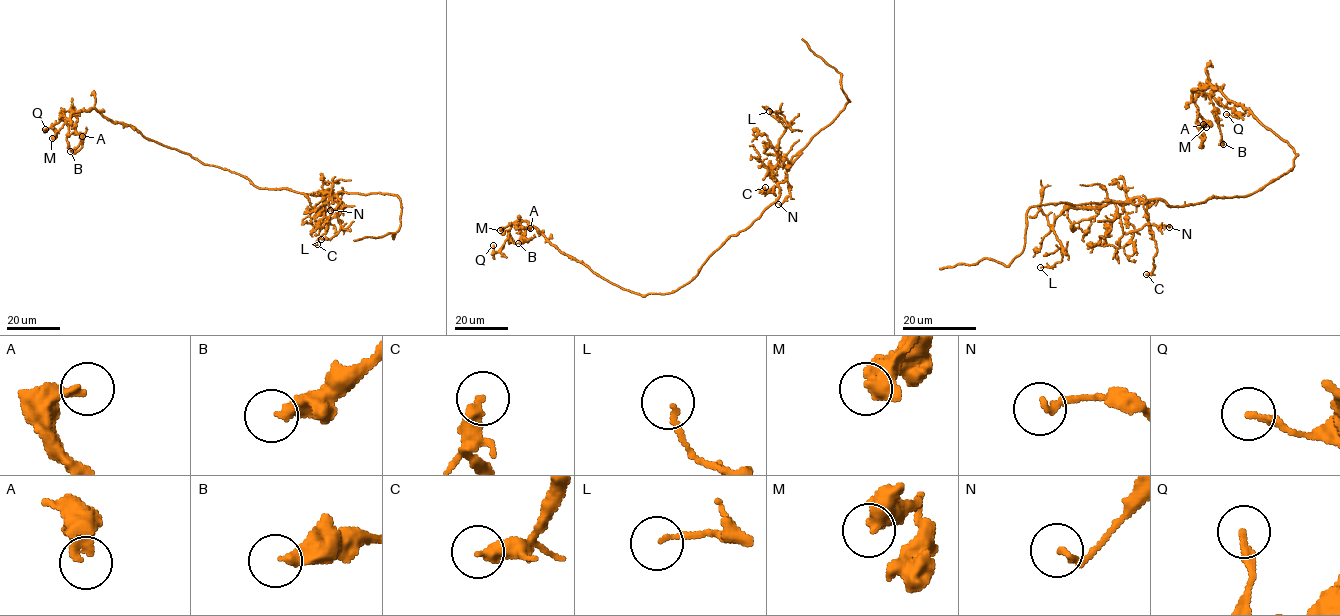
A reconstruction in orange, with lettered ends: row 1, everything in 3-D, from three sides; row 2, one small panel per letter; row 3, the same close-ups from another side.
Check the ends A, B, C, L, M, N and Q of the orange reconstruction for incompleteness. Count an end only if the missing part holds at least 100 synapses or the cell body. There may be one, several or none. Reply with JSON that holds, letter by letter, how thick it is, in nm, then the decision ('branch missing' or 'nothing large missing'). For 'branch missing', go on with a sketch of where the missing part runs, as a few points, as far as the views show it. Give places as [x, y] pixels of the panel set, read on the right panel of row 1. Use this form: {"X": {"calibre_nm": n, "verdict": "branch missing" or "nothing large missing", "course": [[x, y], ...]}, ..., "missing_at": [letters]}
{"A": {"calibre_nm": 320, "verdict": "nothing large missing"}, "B": {"calibre_nm": 360, "verdict": "nothing large missing"}, "C": {"calibre_nm": 400, "verdict": "nothing large missing"}, "L": {"calibre_nm": 140, "verdict": "nothing large missing"}, "M": {"calibre_nm": 650, "verdict": "nothing large missing"}, "N": {"calibre_nm": 190, "verdict": "nothing large missing"}, "Q": {"calibre_nm": 190, "verdict": "nothing large missing"}, "missing_at": []}

